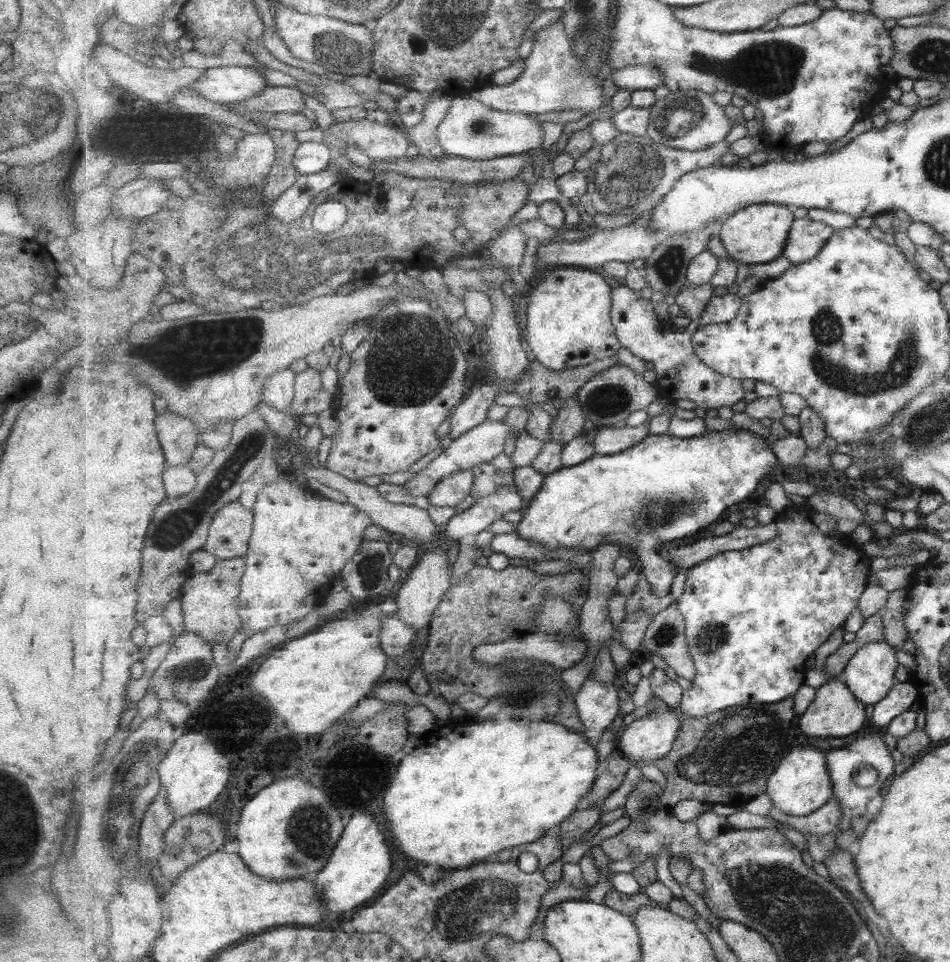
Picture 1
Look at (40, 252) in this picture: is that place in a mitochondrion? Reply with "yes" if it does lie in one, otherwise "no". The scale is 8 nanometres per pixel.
no

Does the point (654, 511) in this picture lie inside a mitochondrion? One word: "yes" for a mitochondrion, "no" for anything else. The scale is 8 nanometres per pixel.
yes

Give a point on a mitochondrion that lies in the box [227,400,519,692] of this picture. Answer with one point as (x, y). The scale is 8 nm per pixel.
(369, 567)

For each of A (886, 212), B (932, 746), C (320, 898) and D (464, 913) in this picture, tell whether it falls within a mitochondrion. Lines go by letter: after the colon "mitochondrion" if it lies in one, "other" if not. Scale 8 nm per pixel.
A: other
B: other
C: other
D: mitochondrion

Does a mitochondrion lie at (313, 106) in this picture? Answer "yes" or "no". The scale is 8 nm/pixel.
no

